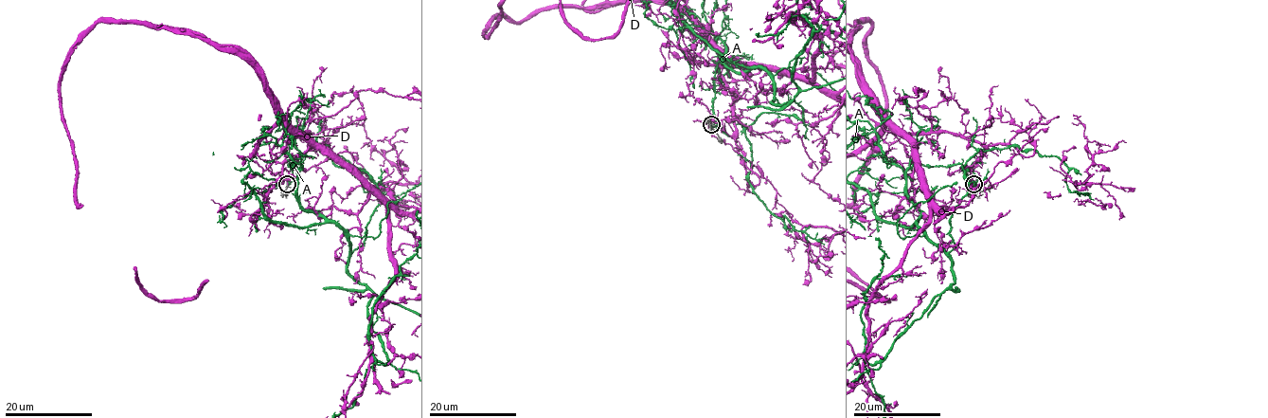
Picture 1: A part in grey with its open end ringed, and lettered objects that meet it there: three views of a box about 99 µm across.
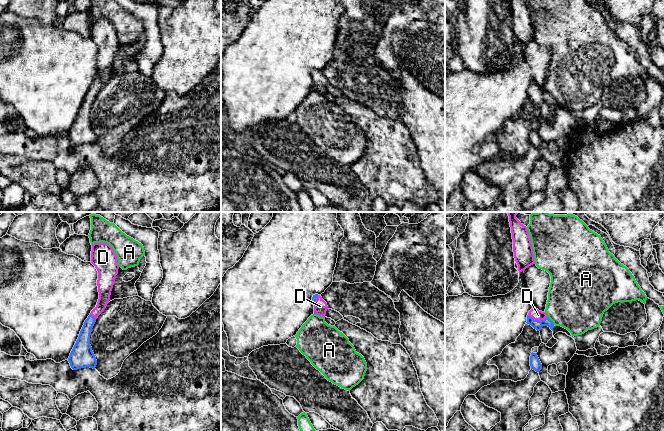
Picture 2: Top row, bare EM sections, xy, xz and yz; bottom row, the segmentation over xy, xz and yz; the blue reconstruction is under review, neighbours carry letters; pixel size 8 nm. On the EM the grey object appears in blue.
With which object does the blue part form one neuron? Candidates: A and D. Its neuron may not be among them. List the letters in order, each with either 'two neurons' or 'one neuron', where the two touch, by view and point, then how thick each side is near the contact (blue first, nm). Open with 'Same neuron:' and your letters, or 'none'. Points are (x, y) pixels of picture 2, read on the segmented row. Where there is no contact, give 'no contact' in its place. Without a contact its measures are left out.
Same neuron: D
A: two neurons; meets blue in yz at (551, 321); 70 nm thick on the blue side, 460 nm on the other
D: one neuron; meets blue in yz at (537, 320); 70 nm thick on the blue side, 80 nm on the other

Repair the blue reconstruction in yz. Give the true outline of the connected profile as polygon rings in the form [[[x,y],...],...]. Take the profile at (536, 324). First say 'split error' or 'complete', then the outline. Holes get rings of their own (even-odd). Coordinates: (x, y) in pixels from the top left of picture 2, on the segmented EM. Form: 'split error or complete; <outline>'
split error; [[[532,308],[527,315],[527,324],[531,325],[537,331],[540,331],[543,326],[548,326],[552,331],[554,328],[553,322],[548,318],[545,312]]]

